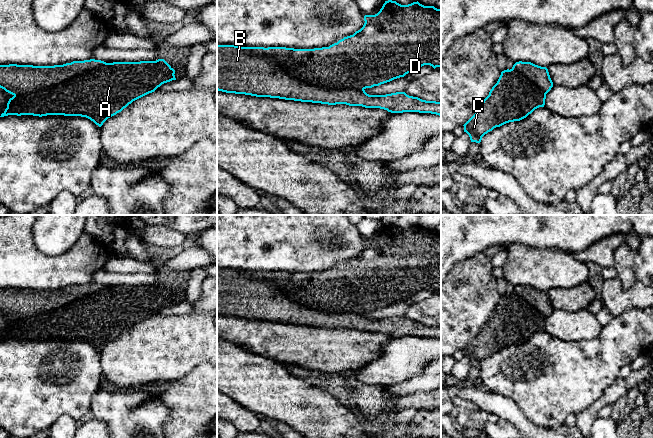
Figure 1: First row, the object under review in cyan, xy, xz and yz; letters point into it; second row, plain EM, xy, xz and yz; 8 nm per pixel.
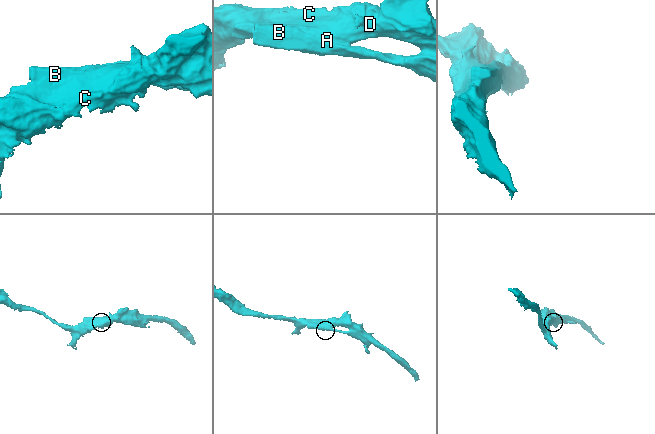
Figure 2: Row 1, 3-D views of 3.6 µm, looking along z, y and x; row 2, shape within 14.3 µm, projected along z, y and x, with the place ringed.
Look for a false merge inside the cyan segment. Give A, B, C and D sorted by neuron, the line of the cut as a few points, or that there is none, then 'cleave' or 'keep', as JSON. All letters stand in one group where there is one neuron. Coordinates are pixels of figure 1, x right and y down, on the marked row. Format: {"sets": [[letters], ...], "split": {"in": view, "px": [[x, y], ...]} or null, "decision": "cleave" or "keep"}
{"sets": [["A", "C", "D"], ["B"]], "split": {"in": "xz", "px": [[242, 47], [250, 54], [270, 55], [310, 84], [363, 89]]}, "decision": "cleave"}

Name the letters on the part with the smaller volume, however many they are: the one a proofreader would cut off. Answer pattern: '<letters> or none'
B

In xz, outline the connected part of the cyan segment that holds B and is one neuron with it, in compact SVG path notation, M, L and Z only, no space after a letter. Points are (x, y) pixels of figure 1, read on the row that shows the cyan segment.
M217 45L217 90L226 93L328 105L346 104L365 108L380 108L391 113L419 112L441 116L441 102L422 100L409 96L405 92L369 95L364 89L326 89L310 85L294 76L271 56L250 55L243 51L243 47L235 45Z

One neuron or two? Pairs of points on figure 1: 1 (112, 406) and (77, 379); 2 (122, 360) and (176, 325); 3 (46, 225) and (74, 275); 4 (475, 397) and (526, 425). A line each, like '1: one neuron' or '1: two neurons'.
1: two neurons
2: one neuron
3: two neurons
4: one neuron

